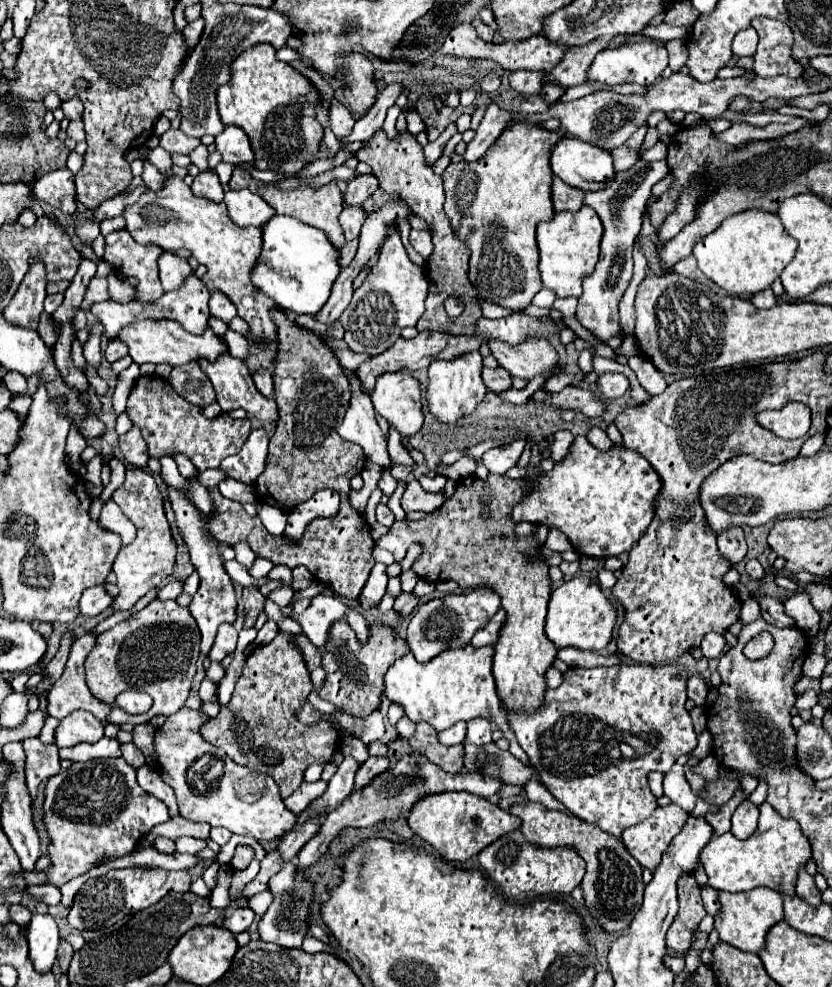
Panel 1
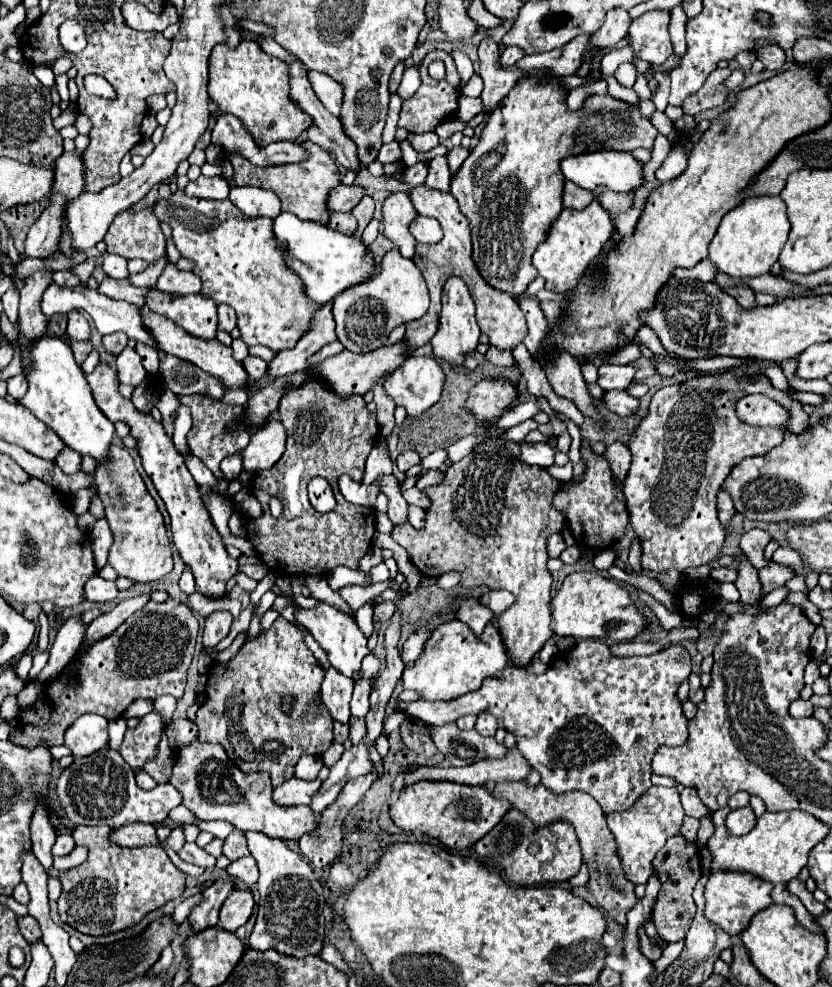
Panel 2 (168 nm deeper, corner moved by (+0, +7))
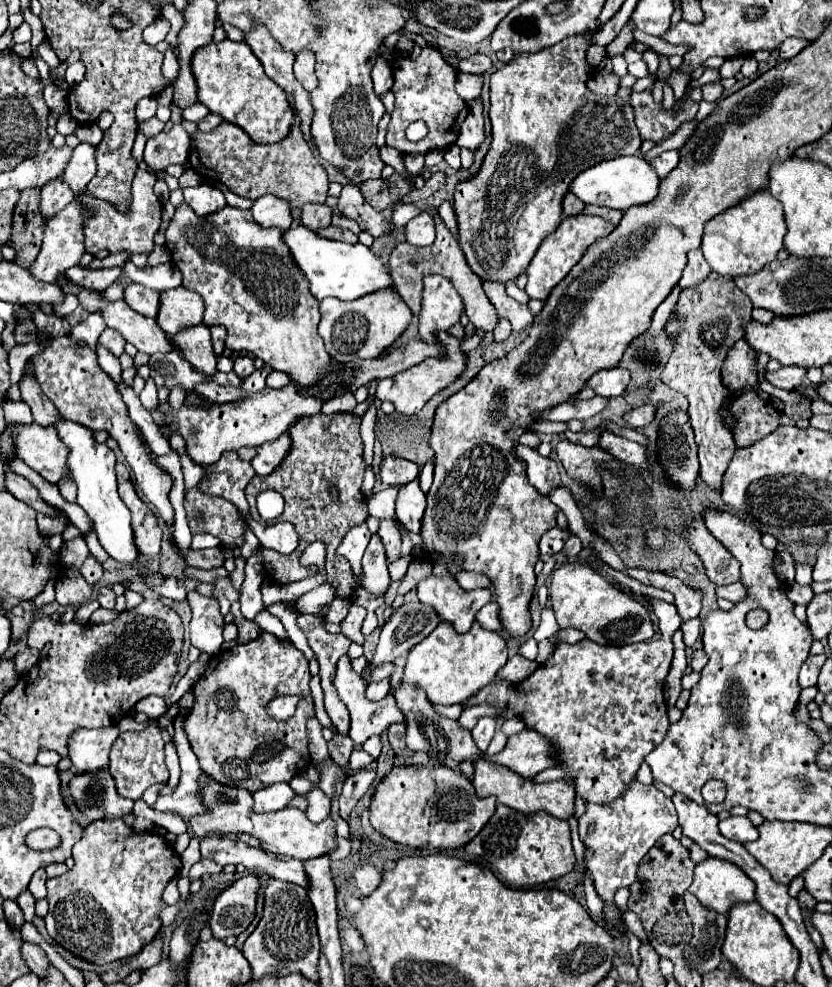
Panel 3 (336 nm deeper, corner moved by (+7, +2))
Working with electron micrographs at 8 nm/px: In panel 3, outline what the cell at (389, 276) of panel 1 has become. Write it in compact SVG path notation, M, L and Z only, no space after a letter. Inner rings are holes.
M383 288L381 292L371 292L361 300L351 302L325 298L321 302L321 324L319 334L325 340L325 348L329 356L333 356L341 364L353 364L355 360L377 358L383 350L391 348L395 340L407 330L411 324L411 308L401 300L397 288Z

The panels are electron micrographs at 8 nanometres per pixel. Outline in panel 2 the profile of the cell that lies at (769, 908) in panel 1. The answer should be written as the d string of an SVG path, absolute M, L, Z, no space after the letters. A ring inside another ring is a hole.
M712 871L704 889L704 897L706 897L706 909L704 915L708 921L724 927L724 931L728 931L732 937L736 937L740 931L744 931L744 927L748 927L750 919L772 905L772 883L758 879L752 873L744 873L744 871Z

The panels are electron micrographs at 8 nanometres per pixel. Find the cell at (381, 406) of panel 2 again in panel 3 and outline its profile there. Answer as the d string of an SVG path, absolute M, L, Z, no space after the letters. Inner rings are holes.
M427 206L425 208L433 220L435 220L435 228L437 228L437 238L431 246L425 246L425 248L419 248L419 246L413 246L408 242L398 244L389 258L389 272L391 272L391 278L393 278L393 284L395 288L399 290L401 298L407 302L407 306L411 308L413 316L417 318L419 312L421 312L421 280L429 274L441 274L445 276L447 280L453 282L453 286L457 288L457 292L461 294L463 302L465 302L465 308L467 308L467 318L469 322L483 330L483 332L493 332L497 322L499 322L499 316L497 316L497 310L495 306L491 304L491 300L487 298L487 294L483 292L483 286L481 286L481 280L475 276L475 272L467 266L467 260L459 248L459 242L457 242L457 236L451 234L451 230L445 226L443 218L439 216L439 210L435 206Z

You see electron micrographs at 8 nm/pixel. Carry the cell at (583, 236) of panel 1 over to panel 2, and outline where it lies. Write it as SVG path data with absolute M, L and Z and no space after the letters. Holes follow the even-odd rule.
M592 201L582 211L564 209L556 219L556 223L552 225L546 241L536 249L532 257L534 267L546 279L546 289L554 293L570 293L576 287L582 271L588 269L592 259L596 259L602 253L604 245L612 239L612 233L614 223L608 211L598 201Z

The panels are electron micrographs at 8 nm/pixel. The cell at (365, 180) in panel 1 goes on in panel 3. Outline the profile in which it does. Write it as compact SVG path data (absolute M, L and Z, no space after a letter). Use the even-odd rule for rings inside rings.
M305 204L301 224L311 228L311 230L319 230L319 228L331 226L331 218L333 218L331 206L327 206L327 204Z

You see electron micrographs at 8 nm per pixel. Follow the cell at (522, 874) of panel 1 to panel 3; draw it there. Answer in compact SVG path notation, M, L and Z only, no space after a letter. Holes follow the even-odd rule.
M497 804L493 818L465 846L465 852L471 854L479 864L493 868L497 876L511 888L537 888L569 874L575 866L571 832L565 820L553 818L545 812L525 816L503 804Z

